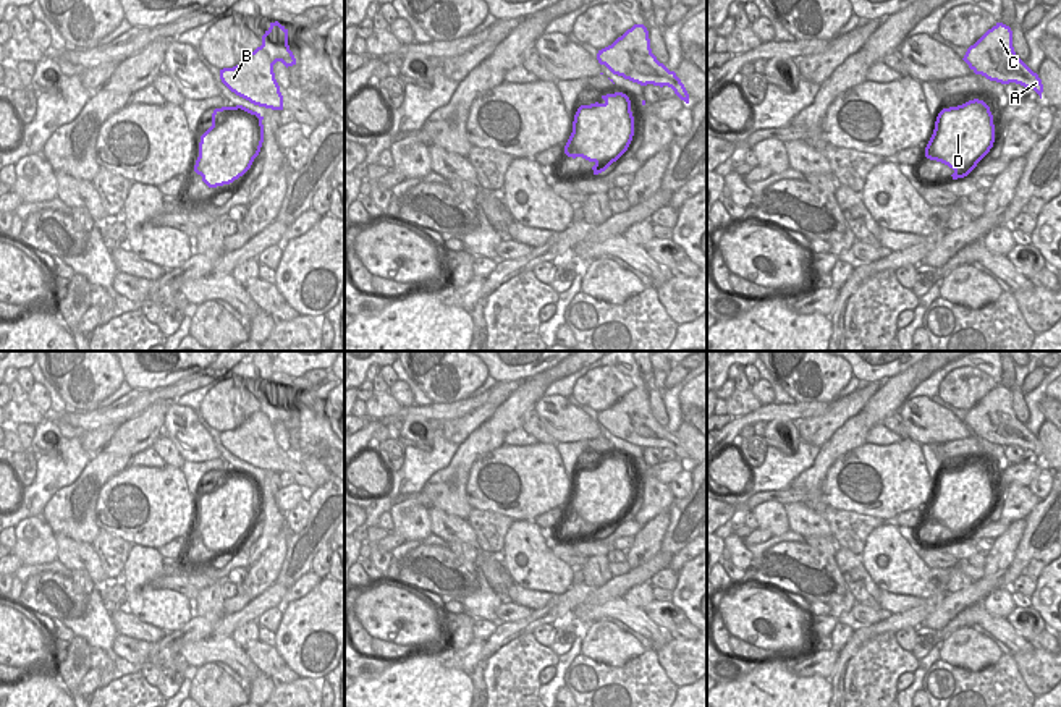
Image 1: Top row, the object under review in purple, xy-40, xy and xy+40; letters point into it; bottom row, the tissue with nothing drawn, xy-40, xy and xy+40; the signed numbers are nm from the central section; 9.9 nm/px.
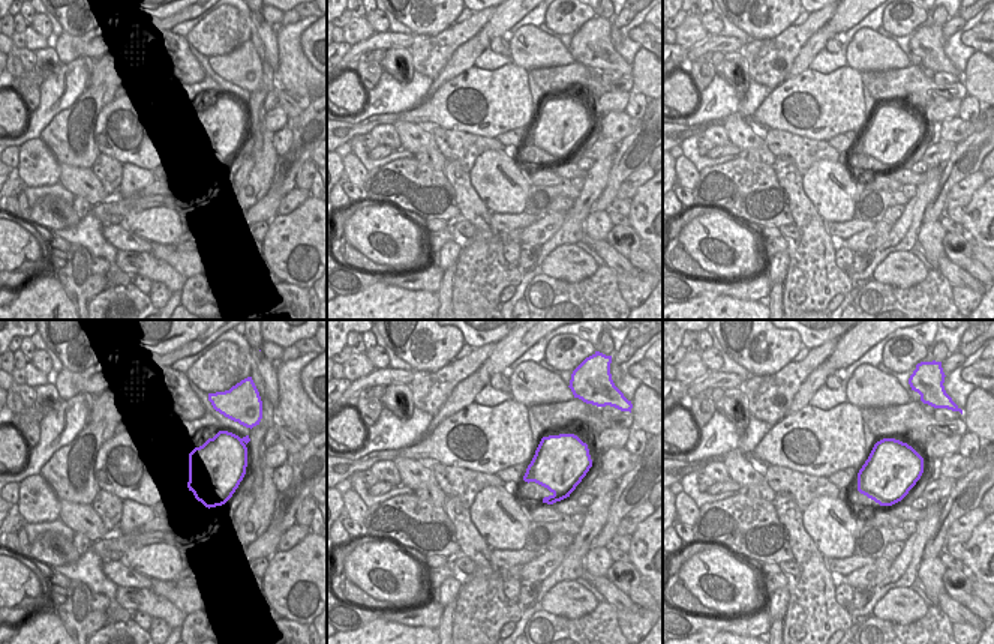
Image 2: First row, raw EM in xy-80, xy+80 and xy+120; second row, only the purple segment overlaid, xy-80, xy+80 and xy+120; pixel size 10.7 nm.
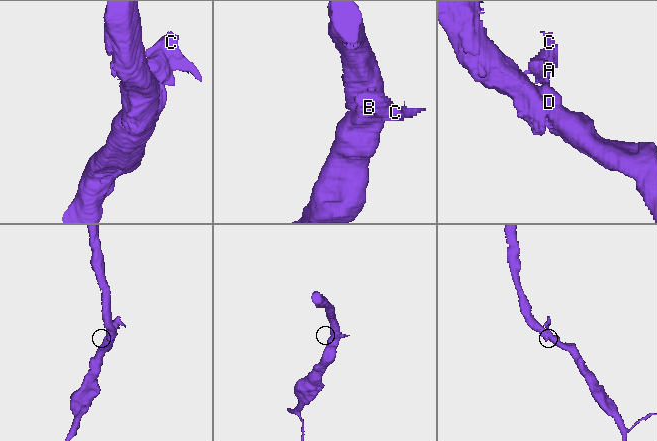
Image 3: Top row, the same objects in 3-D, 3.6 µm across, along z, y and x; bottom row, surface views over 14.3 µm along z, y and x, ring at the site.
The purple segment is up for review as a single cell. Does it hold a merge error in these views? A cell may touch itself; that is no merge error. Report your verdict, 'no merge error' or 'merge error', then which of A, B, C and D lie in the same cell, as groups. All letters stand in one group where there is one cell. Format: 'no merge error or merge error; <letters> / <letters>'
no merge error; A B C D

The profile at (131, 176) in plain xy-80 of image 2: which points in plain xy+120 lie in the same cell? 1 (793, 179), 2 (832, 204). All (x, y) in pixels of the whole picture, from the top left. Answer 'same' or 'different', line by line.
1: different
2: same

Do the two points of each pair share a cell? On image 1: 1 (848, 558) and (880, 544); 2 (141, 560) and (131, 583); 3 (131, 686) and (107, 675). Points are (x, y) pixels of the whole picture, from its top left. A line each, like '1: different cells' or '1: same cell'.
1: different cells
2: same cell
3: different cells

